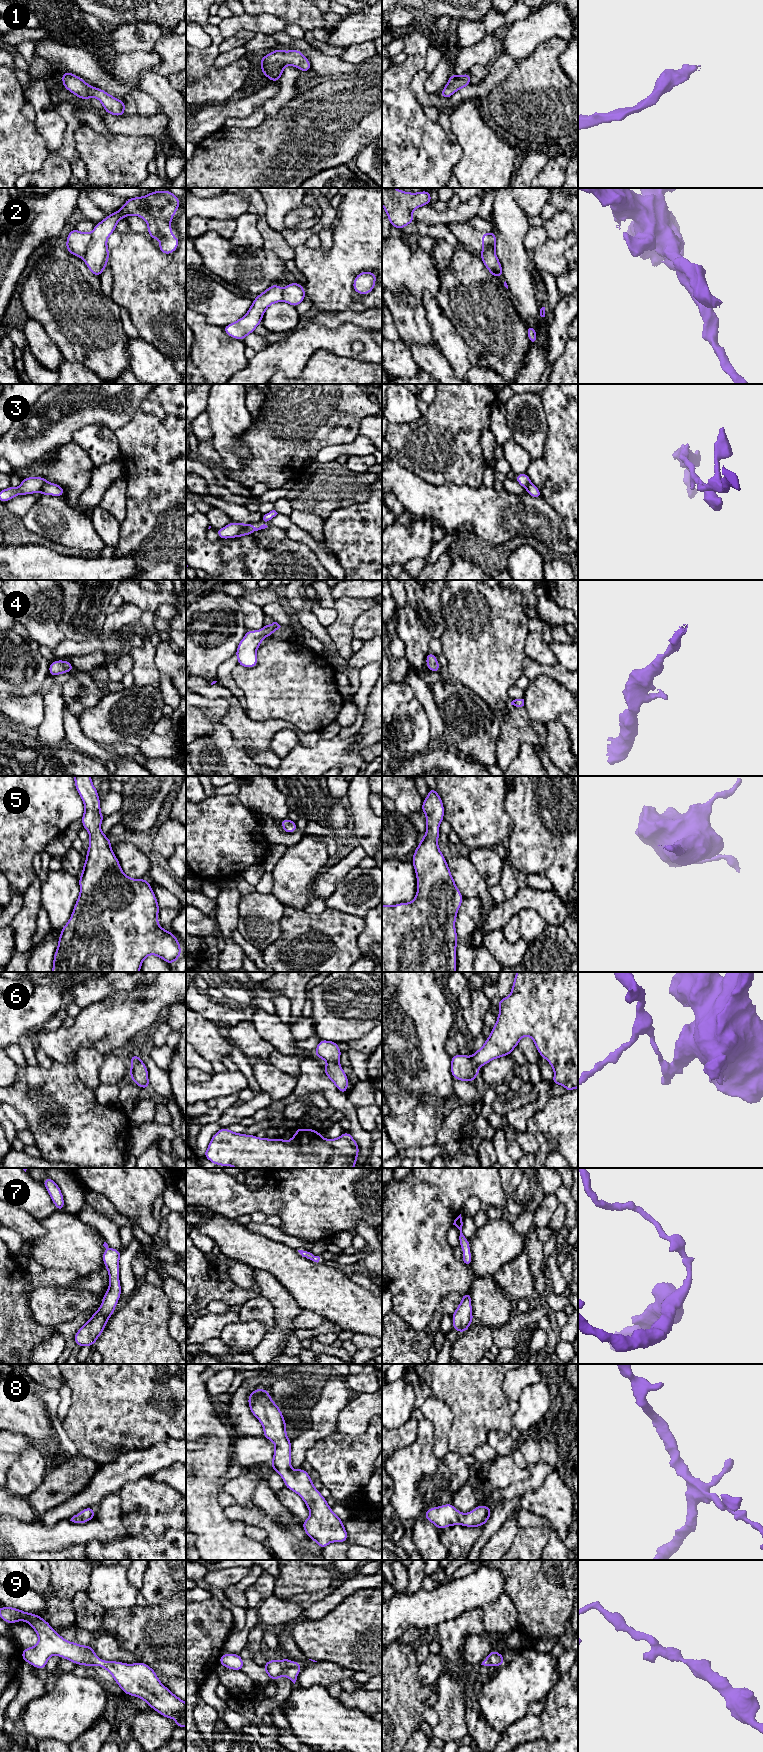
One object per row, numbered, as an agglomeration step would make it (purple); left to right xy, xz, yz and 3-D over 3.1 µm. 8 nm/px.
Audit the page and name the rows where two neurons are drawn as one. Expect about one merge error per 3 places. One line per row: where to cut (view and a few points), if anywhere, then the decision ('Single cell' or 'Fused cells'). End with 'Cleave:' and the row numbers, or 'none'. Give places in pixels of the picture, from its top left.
1: No split. Single cell
2: Split along xy (91, 233), (87, 251), (82, 257). Fused cells
3: Split along xz (251, 523), (235, 536). Fused cells
4: No split. Single cell
5: No split. Single cell
6: Split along yz (471, 1057), (471, 1060), (478, 1067). Fused cells
7: No split. Single cell
8: No split. Single cell
9: No split. Single cell
Cleave: 2, 3, 6

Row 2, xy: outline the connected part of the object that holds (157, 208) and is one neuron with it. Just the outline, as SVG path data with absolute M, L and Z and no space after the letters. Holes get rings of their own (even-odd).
M168 189L127 199L120 210L95 225L83 257L90 273L100 277L104 271L109 259L107 239L115 231L118 221L128 215L142 217L147 223L149 237L160 241L158 250L167 255L172 254L179 246L179 238L172 235L171 220L179 206L178 197Z

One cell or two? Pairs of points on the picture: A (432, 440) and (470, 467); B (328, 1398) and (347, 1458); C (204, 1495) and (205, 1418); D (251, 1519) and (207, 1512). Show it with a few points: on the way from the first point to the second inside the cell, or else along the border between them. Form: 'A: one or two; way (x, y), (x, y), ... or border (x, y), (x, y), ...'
A: one; way (441, 446), (449, 449), (461, 461)
B: two; border (336, 1431), (315, 1443)
C: one; way (204, 1476), (204, 1469), (217, 1451), (220, 1437)
D: two; border (222, 1508), (230, 1519), (240, 1520), (245, 1525)

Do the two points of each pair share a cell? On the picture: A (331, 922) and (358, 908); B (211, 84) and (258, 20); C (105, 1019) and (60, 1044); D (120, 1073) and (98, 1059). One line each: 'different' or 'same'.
A: different
B: different
C: same
D: different

